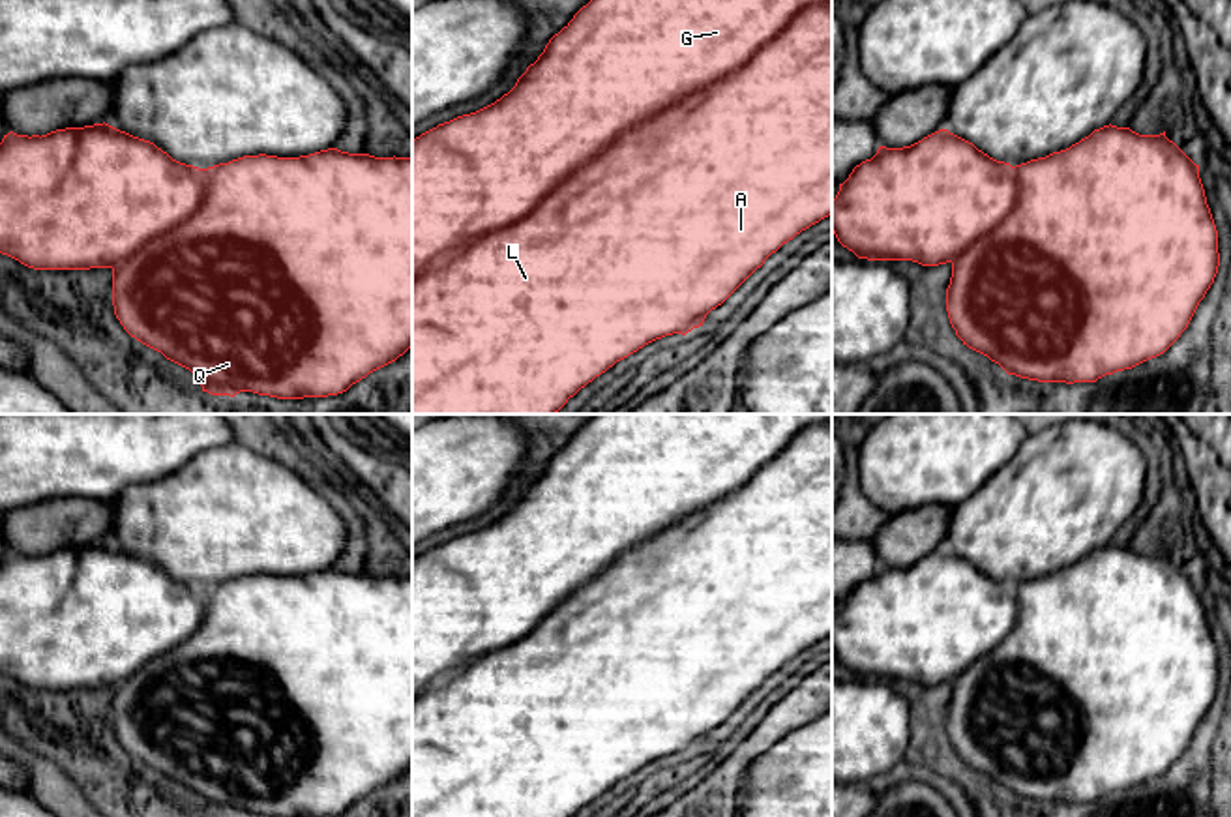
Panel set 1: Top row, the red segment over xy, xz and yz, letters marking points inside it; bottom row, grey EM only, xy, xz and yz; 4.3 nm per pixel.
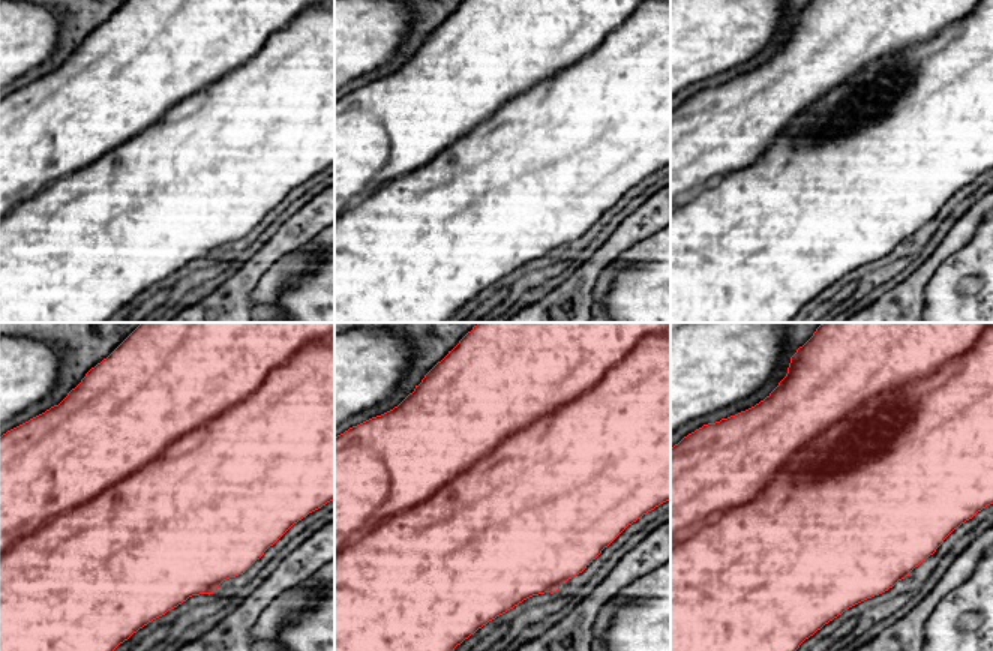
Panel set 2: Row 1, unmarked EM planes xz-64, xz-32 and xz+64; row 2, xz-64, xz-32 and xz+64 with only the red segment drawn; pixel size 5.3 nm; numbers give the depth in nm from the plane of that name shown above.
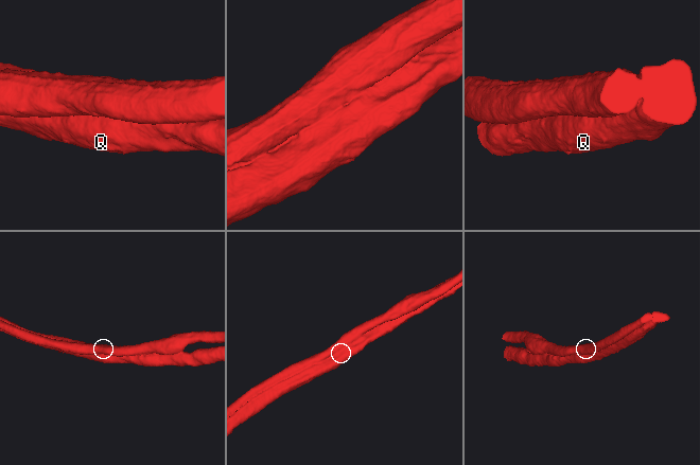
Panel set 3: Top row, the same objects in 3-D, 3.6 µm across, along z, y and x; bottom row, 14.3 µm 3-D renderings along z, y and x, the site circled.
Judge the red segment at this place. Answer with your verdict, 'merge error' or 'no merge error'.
merge error

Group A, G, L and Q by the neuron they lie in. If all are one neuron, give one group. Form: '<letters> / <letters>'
A L Q / G

